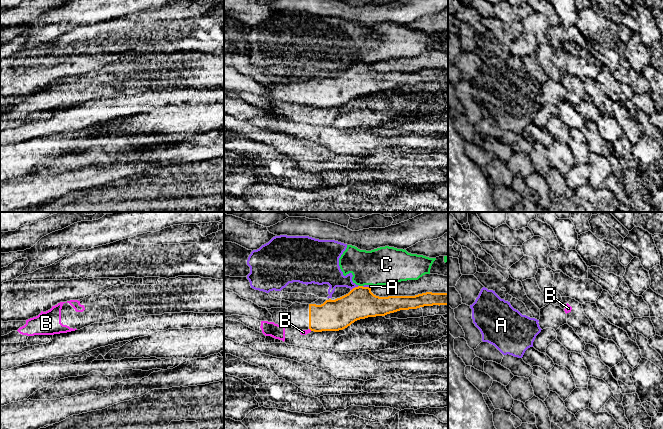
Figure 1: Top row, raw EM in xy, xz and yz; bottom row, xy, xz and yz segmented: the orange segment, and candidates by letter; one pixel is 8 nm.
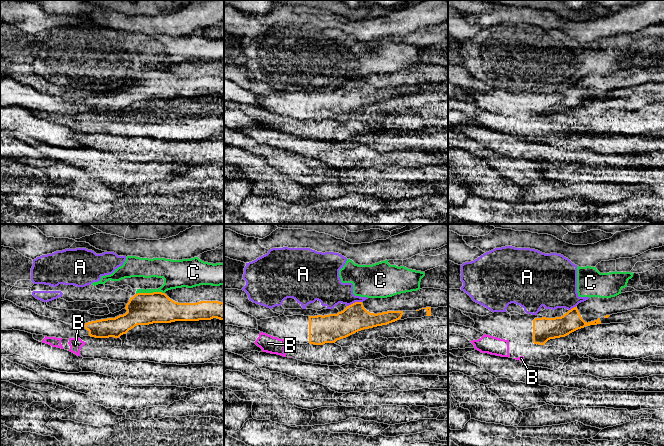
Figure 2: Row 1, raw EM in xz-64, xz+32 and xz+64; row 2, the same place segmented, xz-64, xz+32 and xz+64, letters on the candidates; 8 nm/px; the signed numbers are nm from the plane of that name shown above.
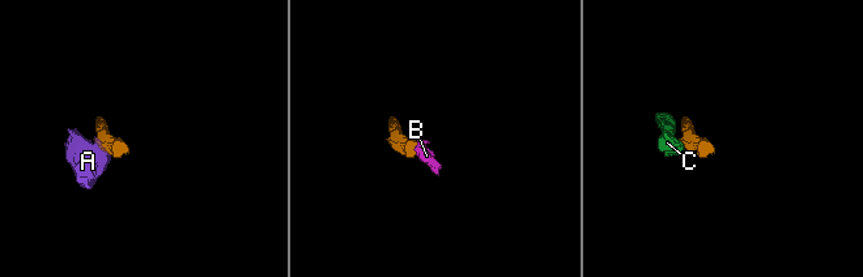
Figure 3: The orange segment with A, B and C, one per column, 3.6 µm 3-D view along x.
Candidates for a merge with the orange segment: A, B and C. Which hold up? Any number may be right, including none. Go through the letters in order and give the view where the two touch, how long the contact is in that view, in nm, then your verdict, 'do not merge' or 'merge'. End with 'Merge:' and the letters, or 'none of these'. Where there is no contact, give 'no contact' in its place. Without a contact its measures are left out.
A: xz | 80 nm | do not merge
B: xz | 30 nm | do not merge
C: xz | 30 nm | do not merge
Merge: none of these

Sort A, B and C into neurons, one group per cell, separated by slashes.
A C / B

